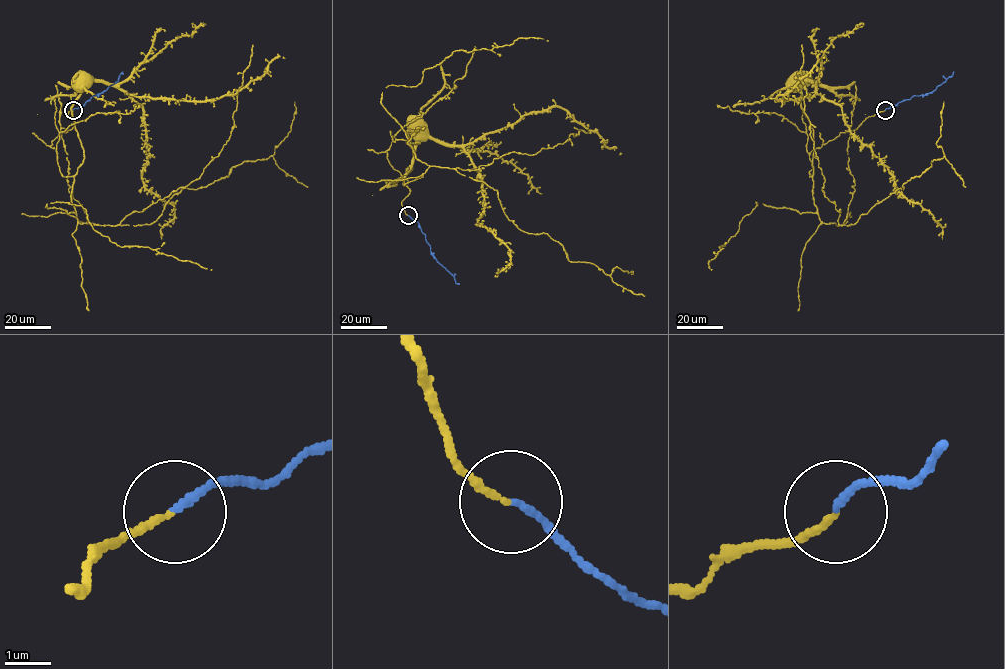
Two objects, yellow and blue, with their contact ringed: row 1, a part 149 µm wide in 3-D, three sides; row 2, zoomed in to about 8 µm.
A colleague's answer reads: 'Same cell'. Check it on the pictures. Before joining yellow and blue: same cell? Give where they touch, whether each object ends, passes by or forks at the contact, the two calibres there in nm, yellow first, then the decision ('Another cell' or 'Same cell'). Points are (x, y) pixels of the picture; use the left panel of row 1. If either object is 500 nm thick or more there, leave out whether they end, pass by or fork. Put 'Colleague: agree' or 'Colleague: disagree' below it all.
Place: (73, 110). At the ring yellow ends. At the ring blue ends. Thickness 110 nm (yellow) against 150 nm. Same cell
Colleague: agree

